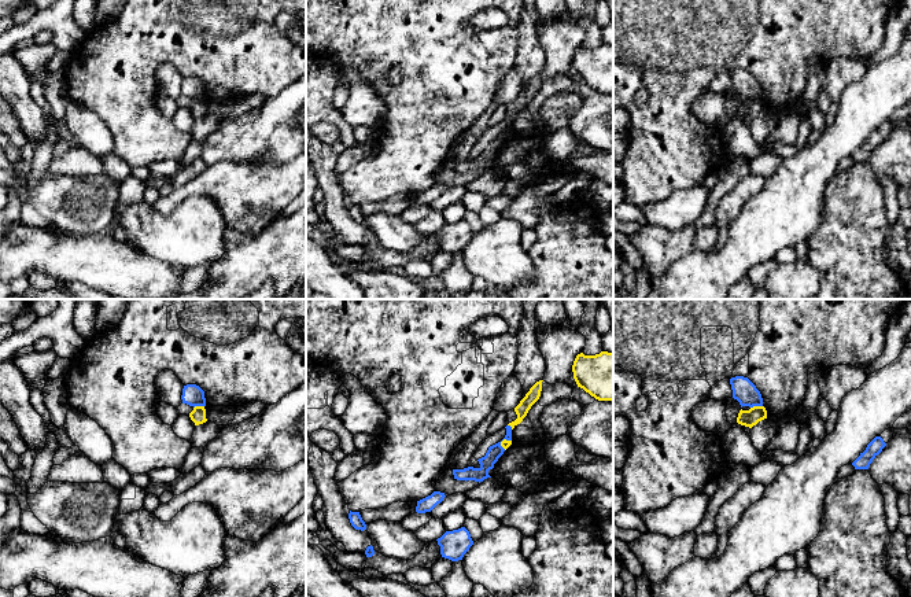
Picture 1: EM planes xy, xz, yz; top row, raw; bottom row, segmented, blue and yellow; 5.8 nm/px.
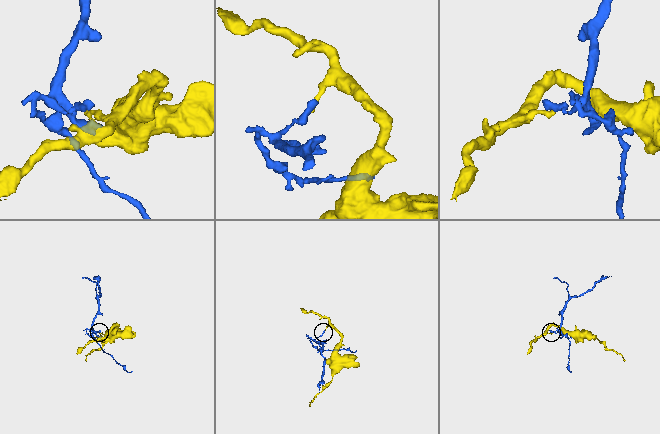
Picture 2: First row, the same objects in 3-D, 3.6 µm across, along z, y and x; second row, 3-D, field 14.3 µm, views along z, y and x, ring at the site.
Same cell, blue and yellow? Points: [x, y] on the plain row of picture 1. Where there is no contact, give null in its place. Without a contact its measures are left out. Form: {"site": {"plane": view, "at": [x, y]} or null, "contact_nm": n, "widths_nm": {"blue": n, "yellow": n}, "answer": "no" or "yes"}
{"site": {"plane": "yz", "at": [756, 98]}, "contact_nm": 70, "widths_nm": {"blue": 140, "yellow": 100}, "answer": "no"}

